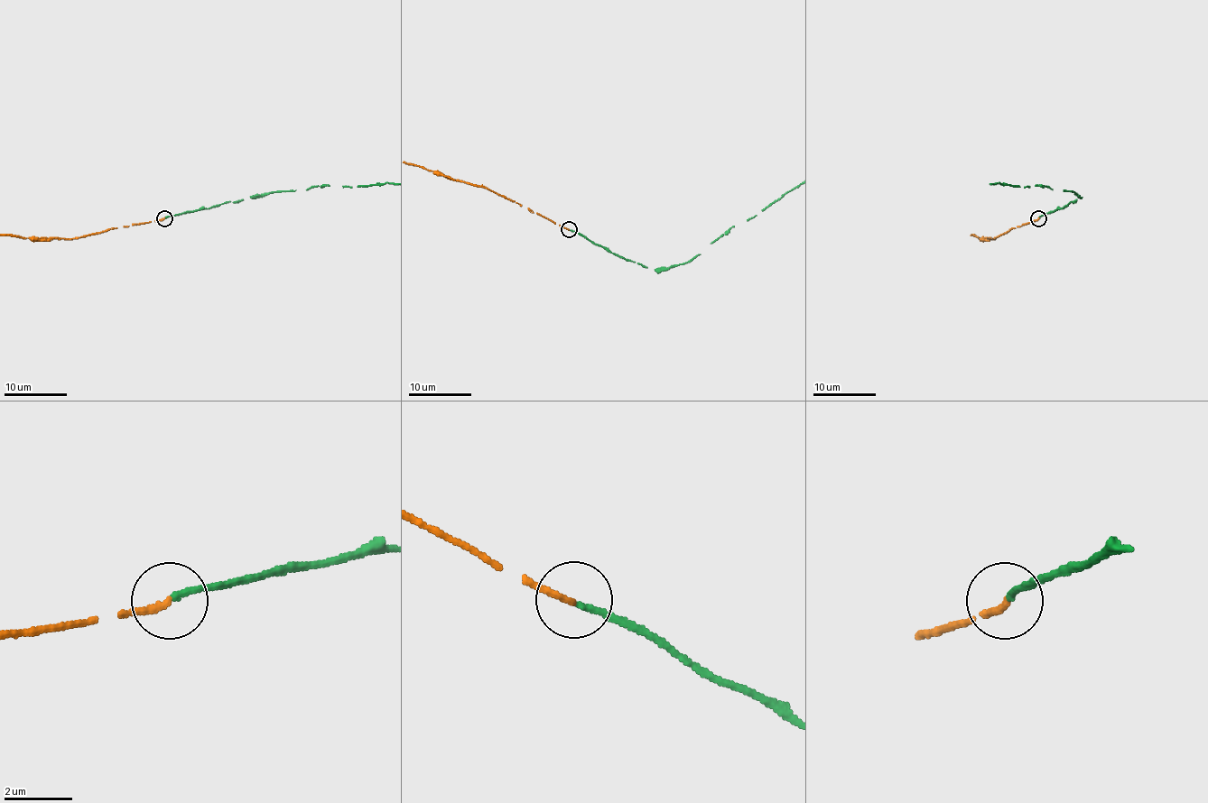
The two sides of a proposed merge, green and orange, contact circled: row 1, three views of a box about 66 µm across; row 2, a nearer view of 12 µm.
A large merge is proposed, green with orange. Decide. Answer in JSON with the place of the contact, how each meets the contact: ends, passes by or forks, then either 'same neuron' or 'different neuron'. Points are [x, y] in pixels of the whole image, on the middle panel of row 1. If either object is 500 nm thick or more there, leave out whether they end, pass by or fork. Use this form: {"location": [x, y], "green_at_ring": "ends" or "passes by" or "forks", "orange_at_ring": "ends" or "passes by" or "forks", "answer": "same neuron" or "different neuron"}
{"location": [569, 229], "green_at_ring": "ends", "orange_at_ring": "ends", "answer": "same neuron"}

